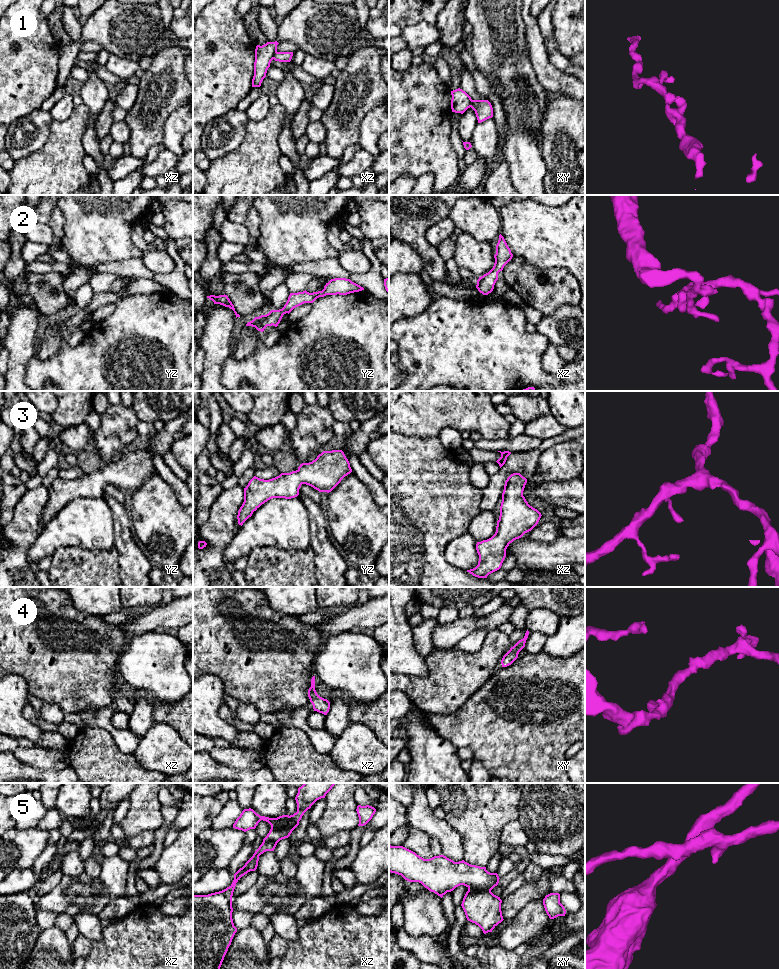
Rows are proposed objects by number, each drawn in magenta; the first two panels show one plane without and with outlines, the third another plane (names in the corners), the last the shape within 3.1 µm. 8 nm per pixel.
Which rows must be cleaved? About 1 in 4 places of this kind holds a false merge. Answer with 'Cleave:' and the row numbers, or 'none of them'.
Cleave: 1, 5

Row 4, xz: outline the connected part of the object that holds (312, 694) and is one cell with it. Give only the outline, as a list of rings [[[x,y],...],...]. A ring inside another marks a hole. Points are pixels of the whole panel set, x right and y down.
[[[315,676],[311,679],[311,687],[308,690],[308,697],[313,705],[314,711],[327,715],[330,709],[330,702],[317,694],[315,690]]]

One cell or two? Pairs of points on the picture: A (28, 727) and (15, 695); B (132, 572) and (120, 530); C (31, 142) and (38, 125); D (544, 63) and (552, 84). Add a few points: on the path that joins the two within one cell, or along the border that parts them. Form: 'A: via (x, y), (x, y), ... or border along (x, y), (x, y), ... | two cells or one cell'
A: via (20, 720), (15, 715), (15, 703) | one cell
B: via (132, 562), (123, 540) | one cell
C: via (31, 138), (31, 132), (34, 129) | one cell
D: via (544, 68), (551, 79) | one cell

